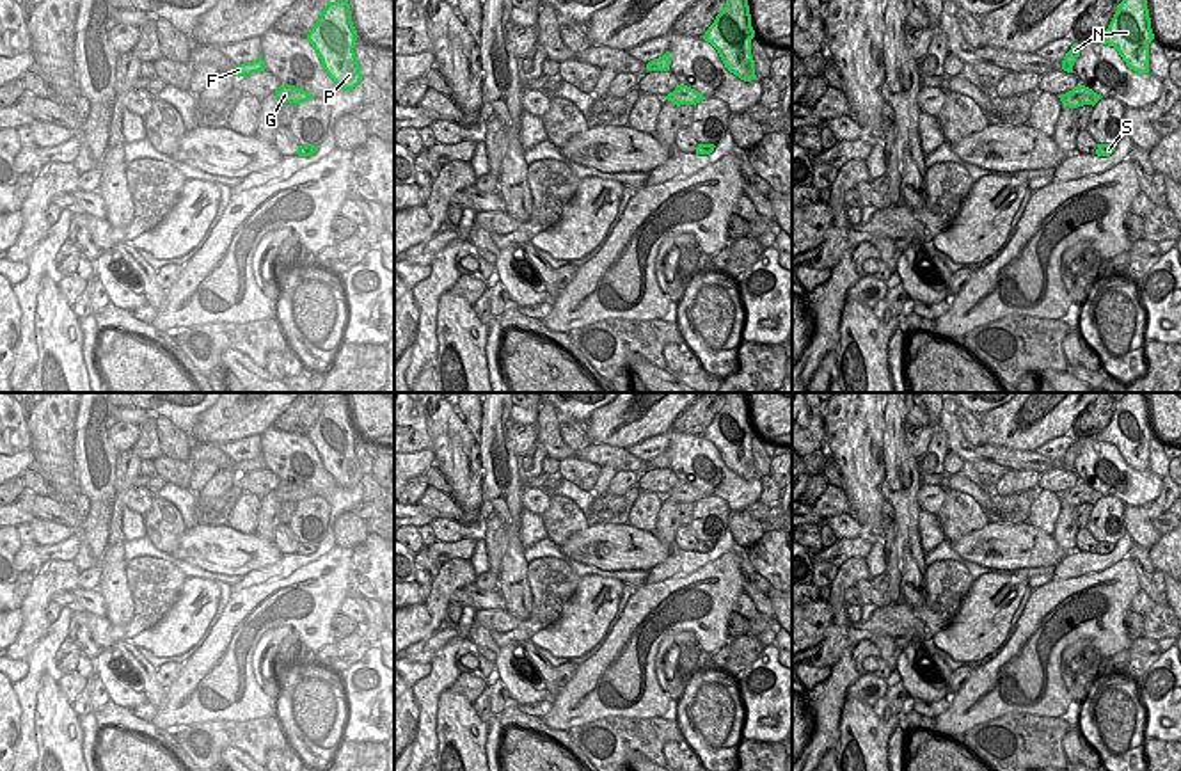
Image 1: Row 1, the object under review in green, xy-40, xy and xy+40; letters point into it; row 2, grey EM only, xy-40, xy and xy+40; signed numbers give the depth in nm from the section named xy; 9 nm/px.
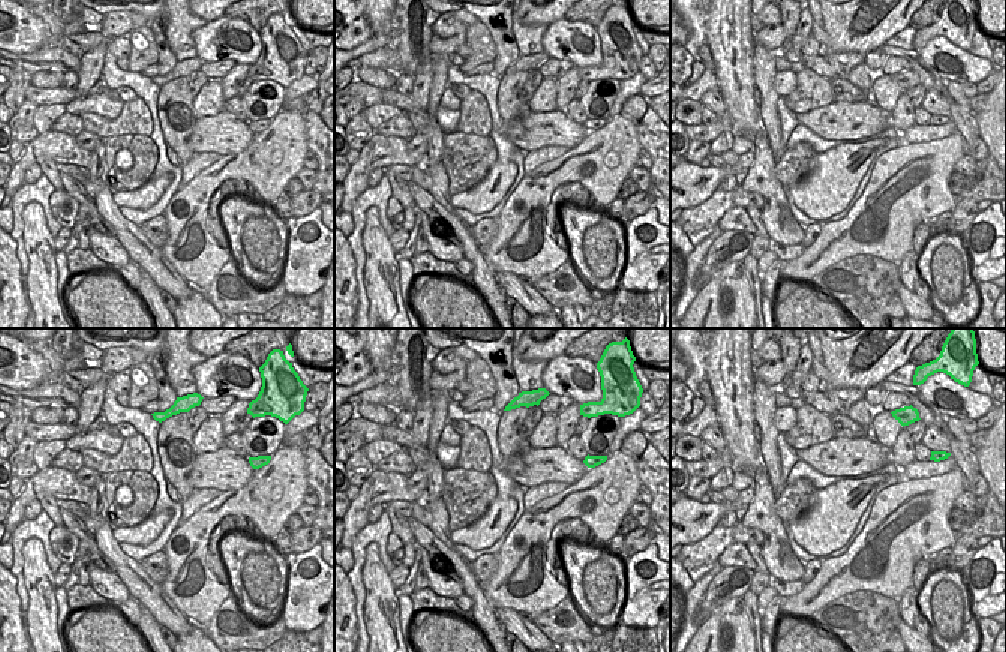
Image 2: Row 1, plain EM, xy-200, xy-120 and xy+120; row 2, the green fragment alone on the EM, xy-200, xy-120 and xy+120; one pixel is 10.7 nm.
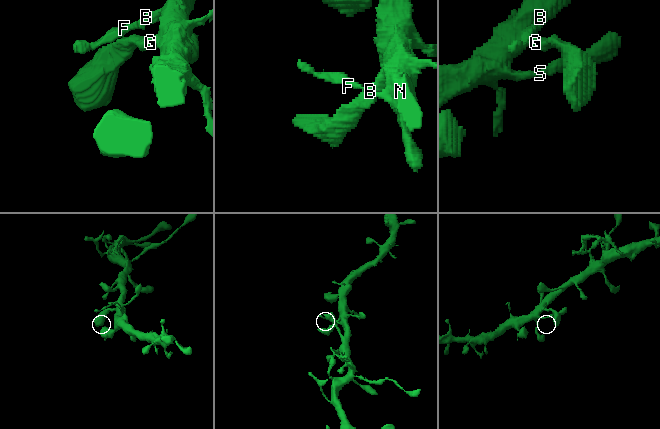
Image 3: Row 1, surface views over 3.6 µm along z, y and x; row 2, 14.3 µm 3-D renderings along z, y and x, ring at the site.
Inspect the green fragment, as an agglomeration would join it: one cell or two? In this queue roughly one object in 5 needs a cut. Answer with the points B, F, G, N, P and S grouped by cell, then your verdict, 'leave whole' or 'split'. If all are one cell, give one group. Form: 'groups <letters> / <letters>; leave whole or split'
groups B F G N P S; leave whole

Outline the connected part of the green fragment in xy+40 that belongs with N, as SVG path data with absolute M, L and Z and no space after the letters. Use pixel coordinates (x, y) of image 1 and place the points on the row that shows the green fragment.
M1122 0L1096 43L1114 46L1129 69L1145 75L1149 73L1149 43L1153 39L1147 0Z

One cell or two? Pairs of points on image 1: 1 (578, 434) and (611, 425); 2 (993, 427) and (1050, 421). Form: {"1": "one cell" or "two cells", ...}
{"1": "two cells", "2": "one cell"}

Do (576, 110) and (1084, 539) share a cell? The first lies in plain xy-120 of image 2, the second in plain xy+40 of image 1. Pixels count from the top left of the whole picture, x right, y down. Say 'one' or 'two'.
one

